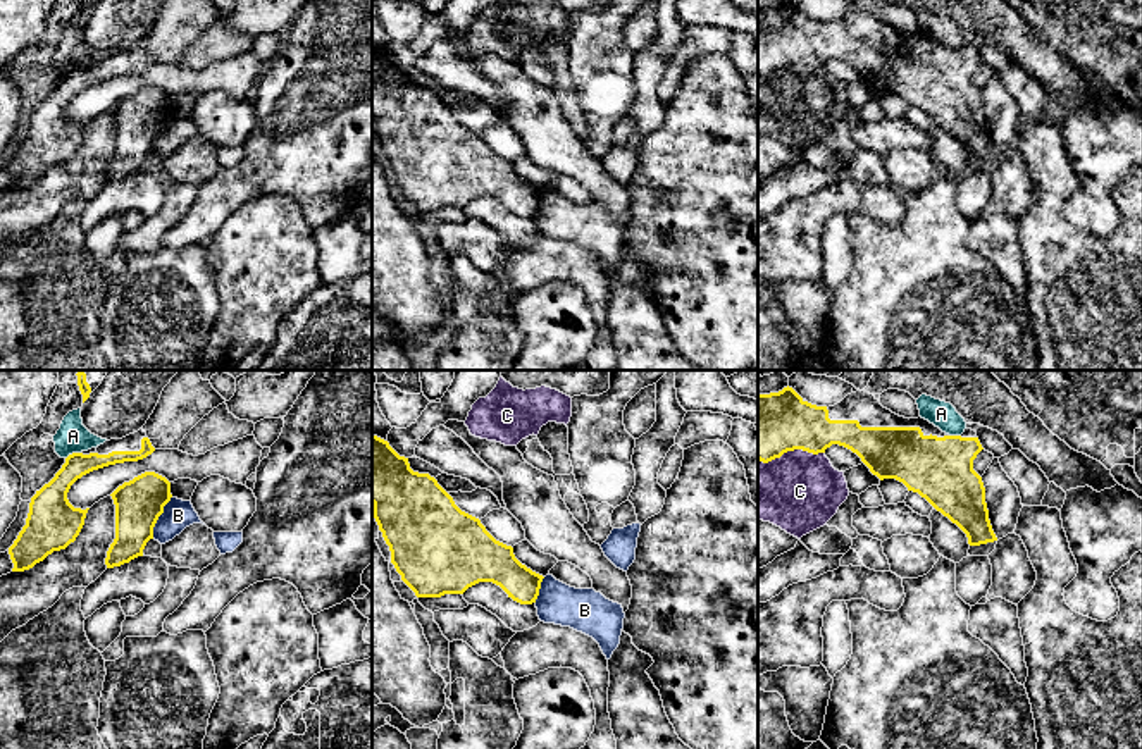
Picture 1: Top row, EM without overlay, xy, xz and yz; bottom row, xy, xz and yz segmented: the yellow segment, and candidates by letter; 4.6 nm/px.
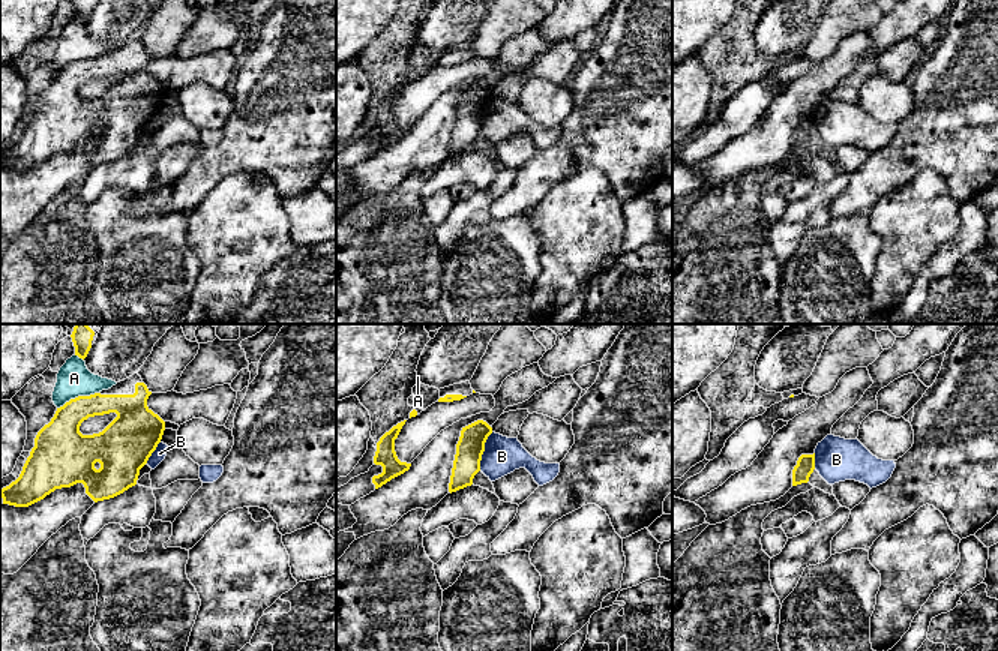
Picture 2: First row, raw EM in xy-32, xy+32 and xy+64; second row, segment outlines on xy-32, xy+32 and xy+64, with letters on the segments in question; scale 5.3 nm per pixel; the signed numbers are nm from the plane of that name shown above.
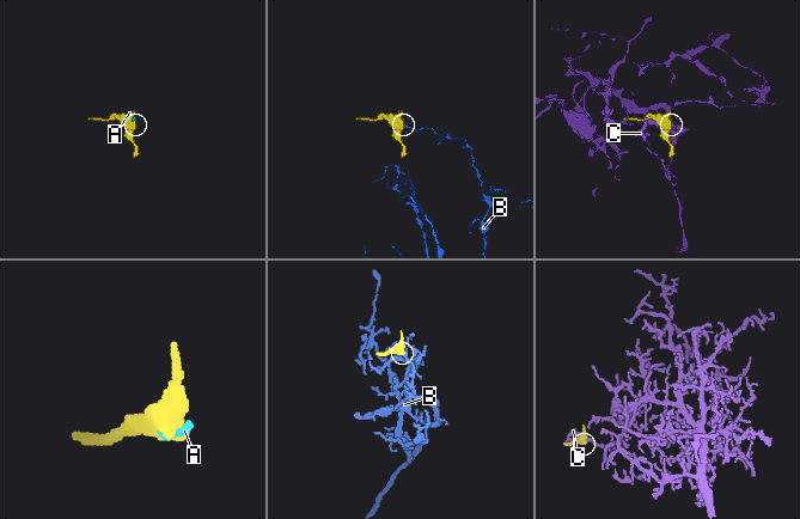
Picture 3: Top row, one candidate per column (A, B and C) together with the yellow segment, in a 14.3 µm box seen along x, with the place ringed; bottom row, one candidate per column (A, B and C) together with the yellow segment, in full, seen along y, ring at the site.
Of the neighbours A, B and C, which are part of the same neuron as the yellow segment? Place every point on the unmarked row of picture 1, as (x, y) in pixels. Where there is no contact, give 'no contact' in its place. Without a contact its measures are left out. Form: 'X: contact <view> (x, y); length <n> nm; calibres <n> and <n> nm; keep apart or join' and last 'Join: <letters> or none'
A: contact xy (73, 68); length 80 nm; calibres 160 and 150 nm; keep apart
B: contact xy (159, 129); length 220 nm; calibres 220 and 140 nm; keep apart
C: contact yz (791, 64); length 320 nm; calibres 300 and 380 nm; keep apart
Join: none

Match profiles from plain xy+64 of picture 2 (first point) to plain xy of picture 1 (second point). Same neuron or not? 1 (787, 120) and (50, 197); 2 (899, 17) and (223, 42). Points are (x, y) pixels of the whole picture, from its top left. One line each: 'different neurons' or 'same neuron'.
1: same neuron
2: different neurons

